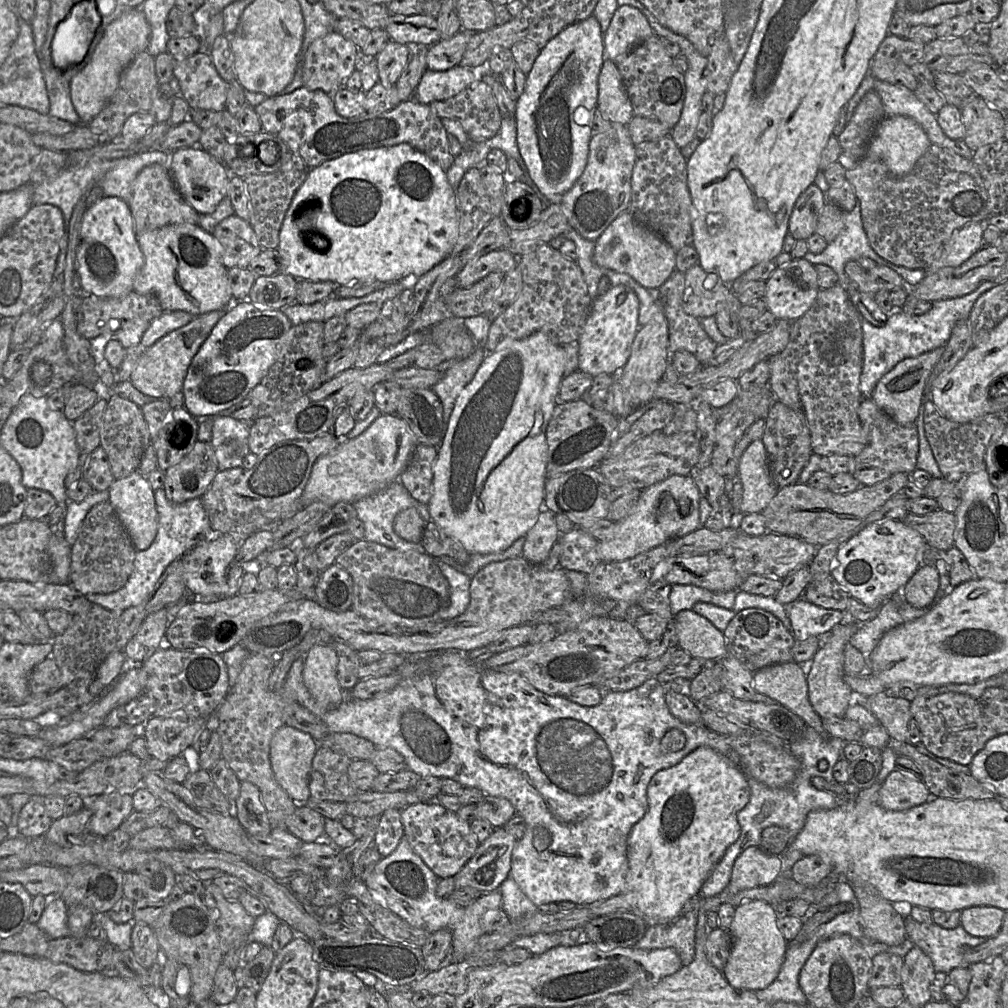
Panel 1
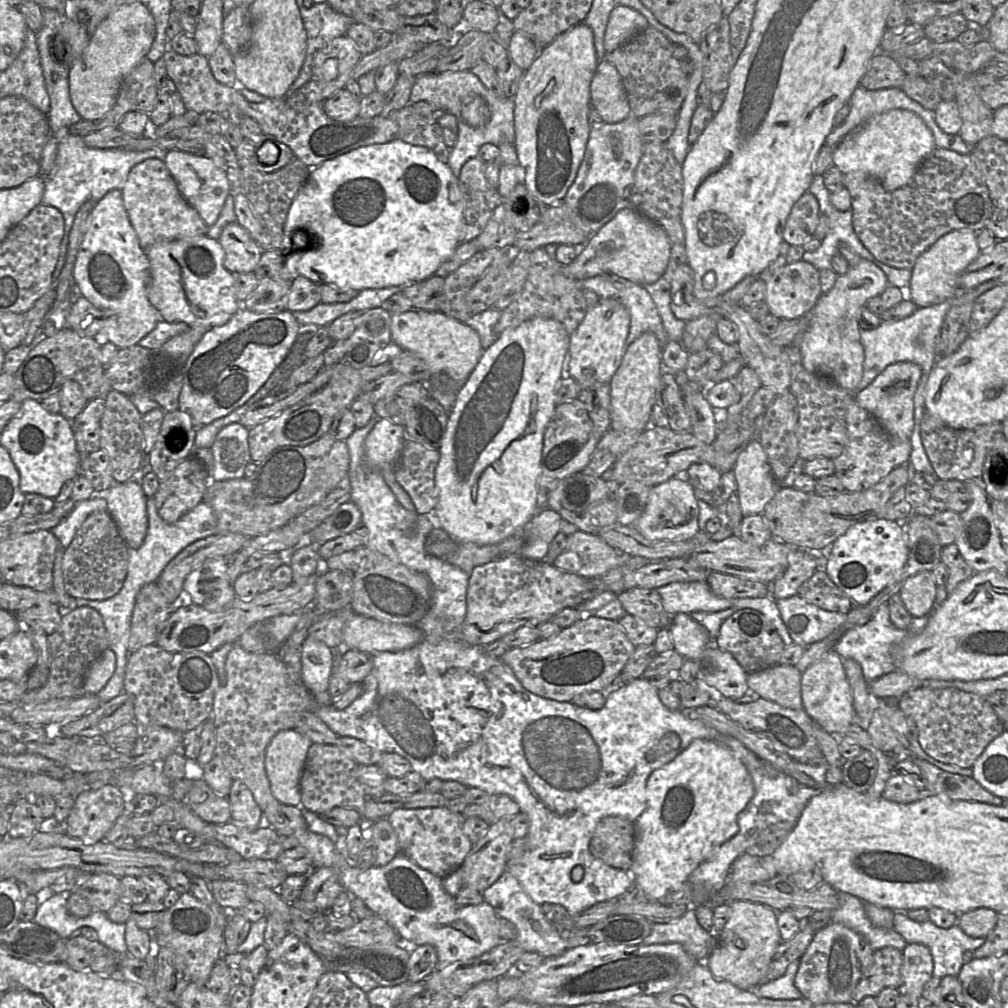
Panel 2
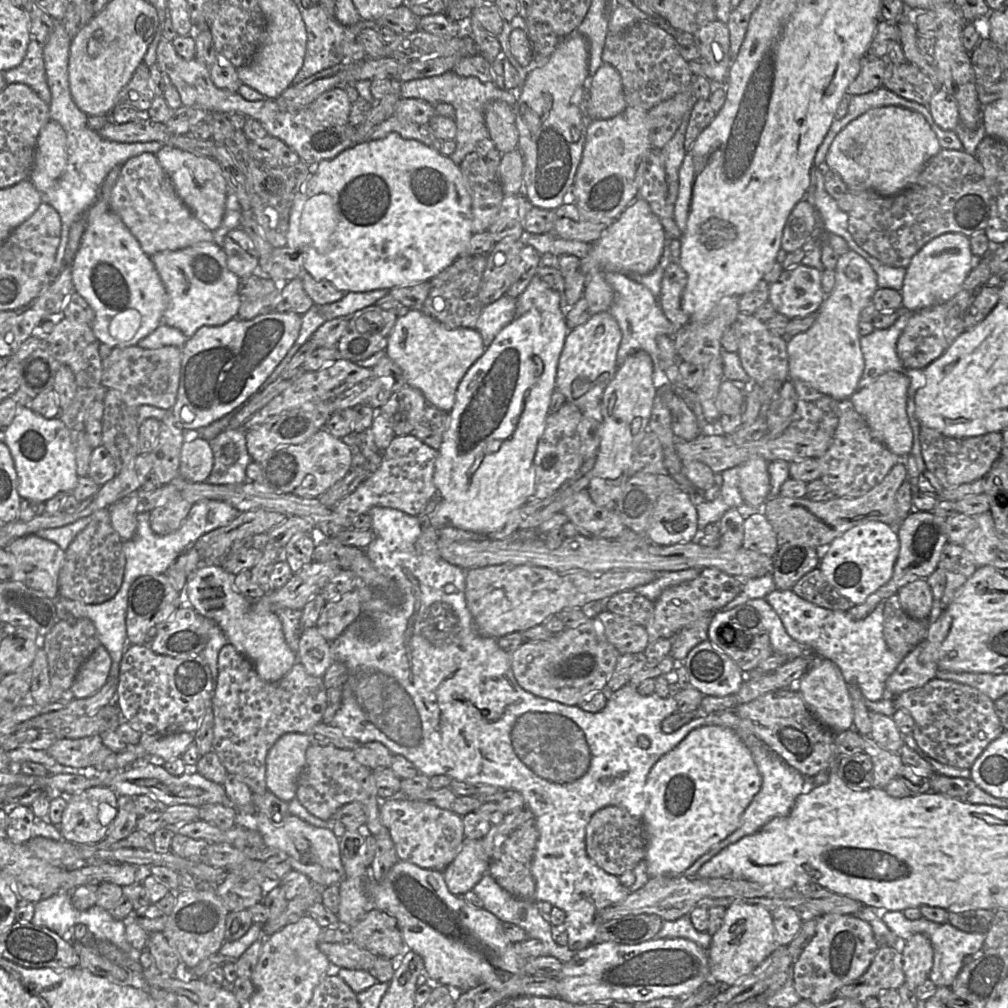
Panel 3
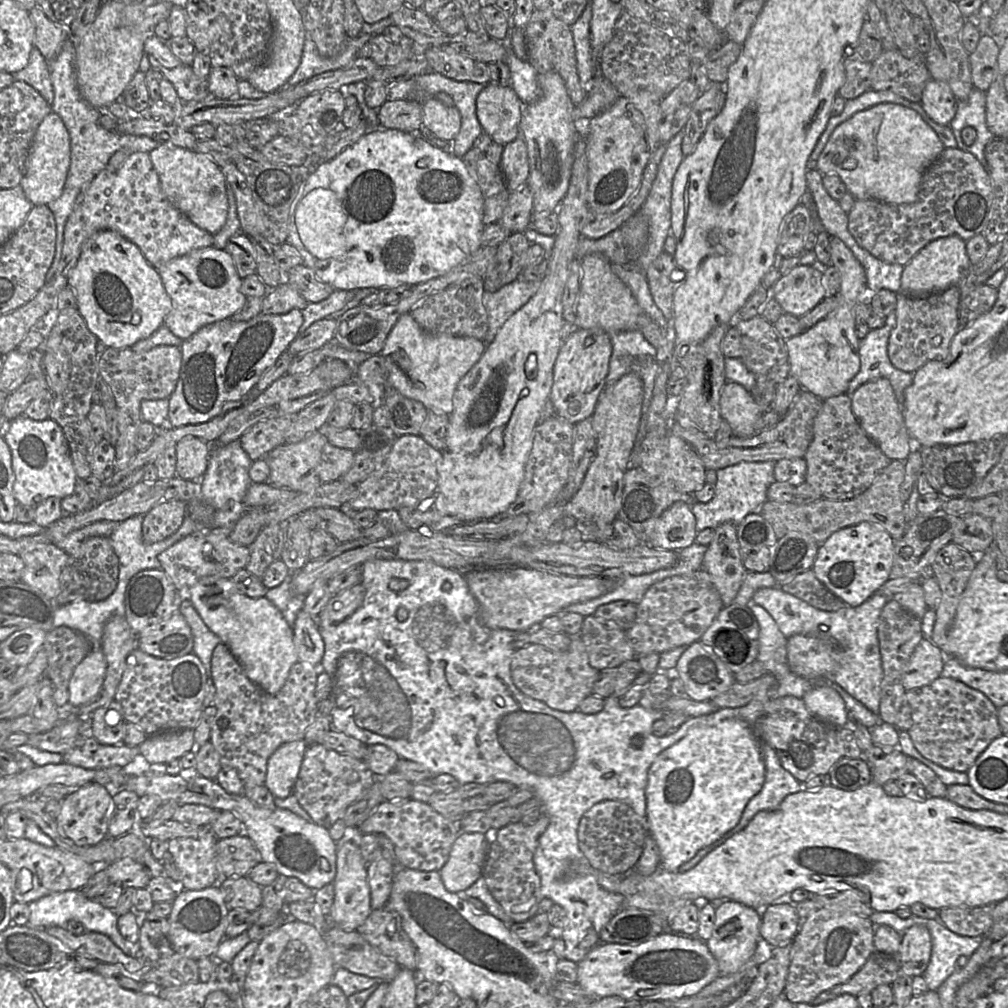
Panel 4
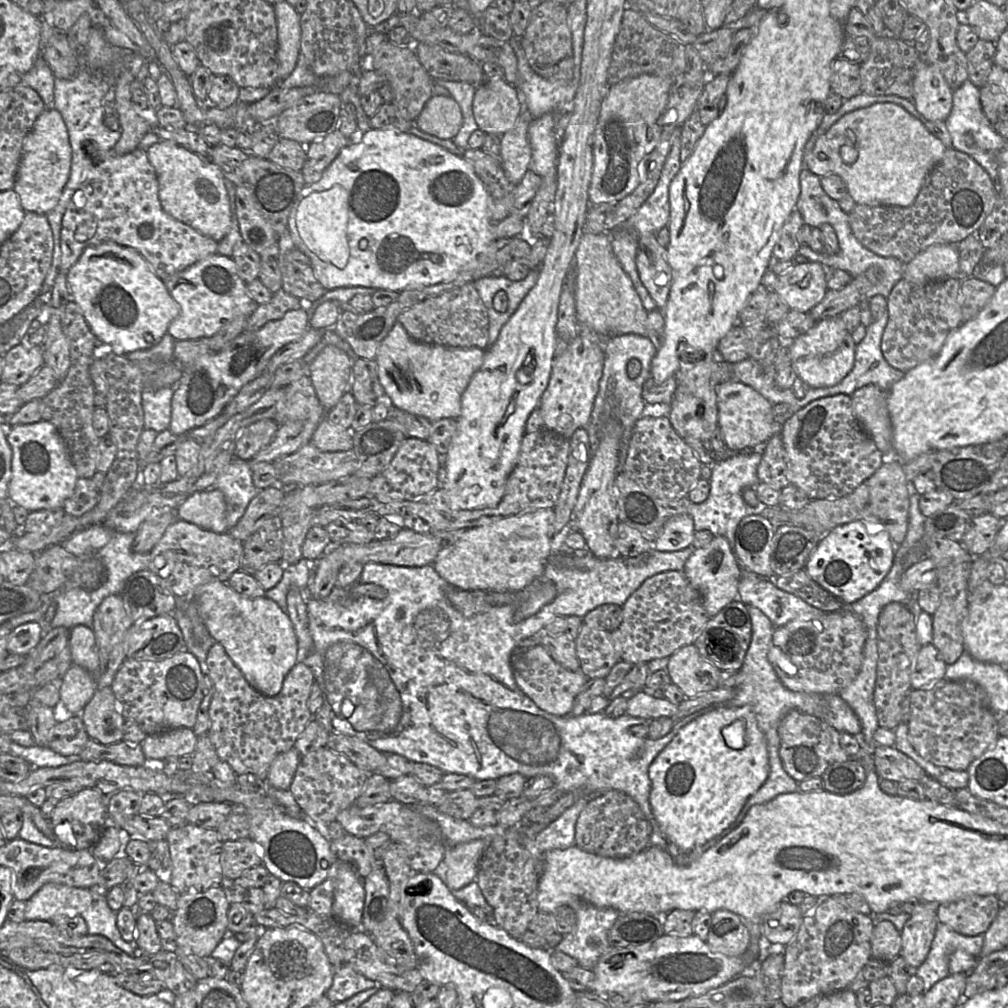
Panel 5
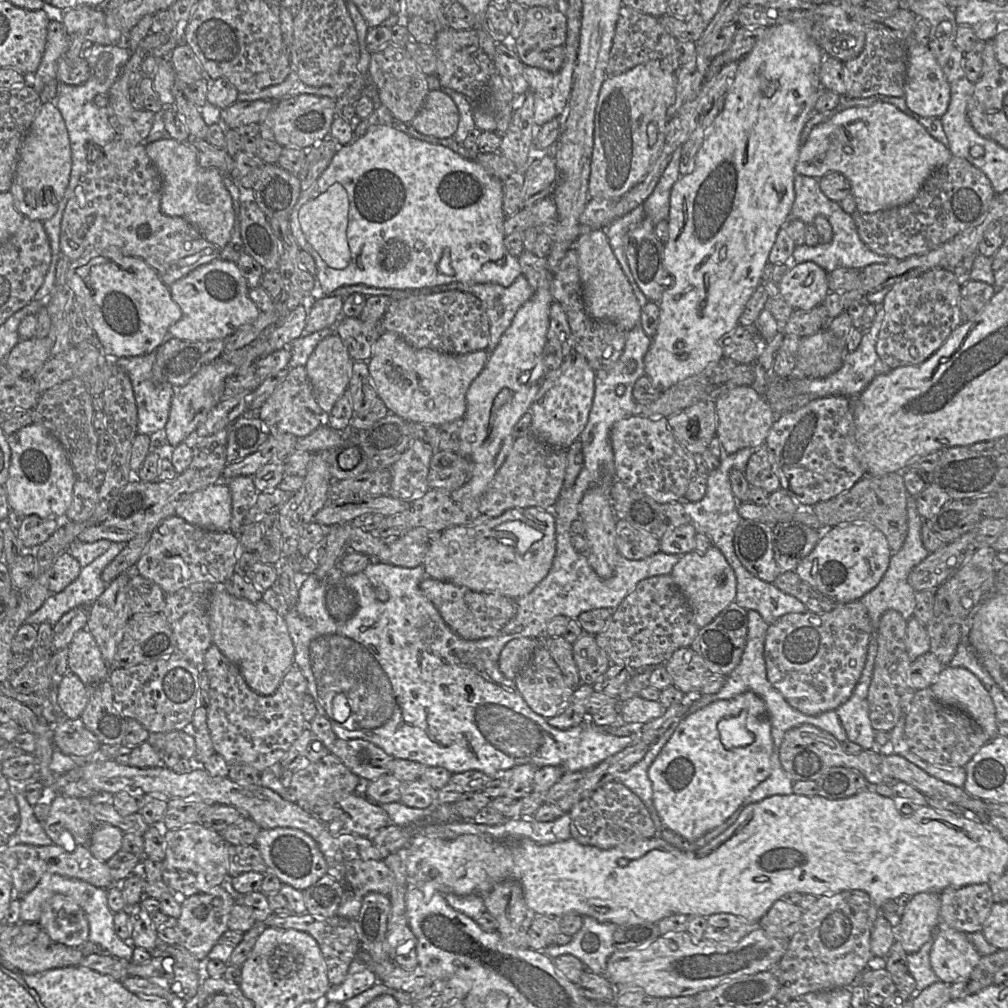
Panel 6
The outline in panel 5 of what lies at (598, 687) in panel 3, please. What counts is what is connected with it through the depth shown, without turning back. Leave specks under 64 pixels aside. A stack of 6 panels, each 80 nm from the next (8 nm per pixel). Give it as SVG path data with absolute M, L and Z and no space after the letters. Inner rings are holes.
M542 645L517 649L511 657L514 680L522 691L538 708L562 717L571 714L574 700L581 691L588 678L581 669L571 671L557 663Z

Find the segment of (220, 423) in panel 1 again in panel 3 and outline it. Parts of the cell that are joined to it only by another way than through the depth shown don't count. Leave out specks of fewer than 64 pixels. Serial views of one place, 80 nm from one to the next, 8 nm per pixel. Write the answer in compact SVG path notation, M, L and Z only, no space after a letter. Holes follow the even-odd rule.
M227 428L209 442L214 463L206 483L212 485L245 483L246 468L253 461L247 451L246 432L241 428Z

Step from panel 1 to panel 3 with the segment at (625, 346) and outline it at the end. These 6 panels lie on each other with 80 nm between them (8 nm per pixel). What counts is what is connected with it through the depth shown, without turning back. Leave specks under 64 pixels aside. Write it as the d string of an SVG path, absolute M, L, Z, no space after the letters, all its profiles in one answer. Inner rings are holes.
M609 312L590 315L588 320L569 330L559 357L556 375L556 390L561 392L566 403L577 406L582 412L600 405L603 391L617 370L617 351L621 330Z

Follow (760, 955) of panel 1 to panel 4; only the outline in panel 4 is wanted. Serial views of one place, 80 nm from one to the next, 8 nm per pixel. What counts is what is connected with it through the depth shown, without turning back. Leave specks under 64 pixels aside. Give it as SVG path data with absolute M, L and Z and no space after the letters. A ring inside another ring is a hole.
M732 900L715 904L713 932L705 943L718 962L720 975L728 975L737 972L754 954L760 938L761 912Z

